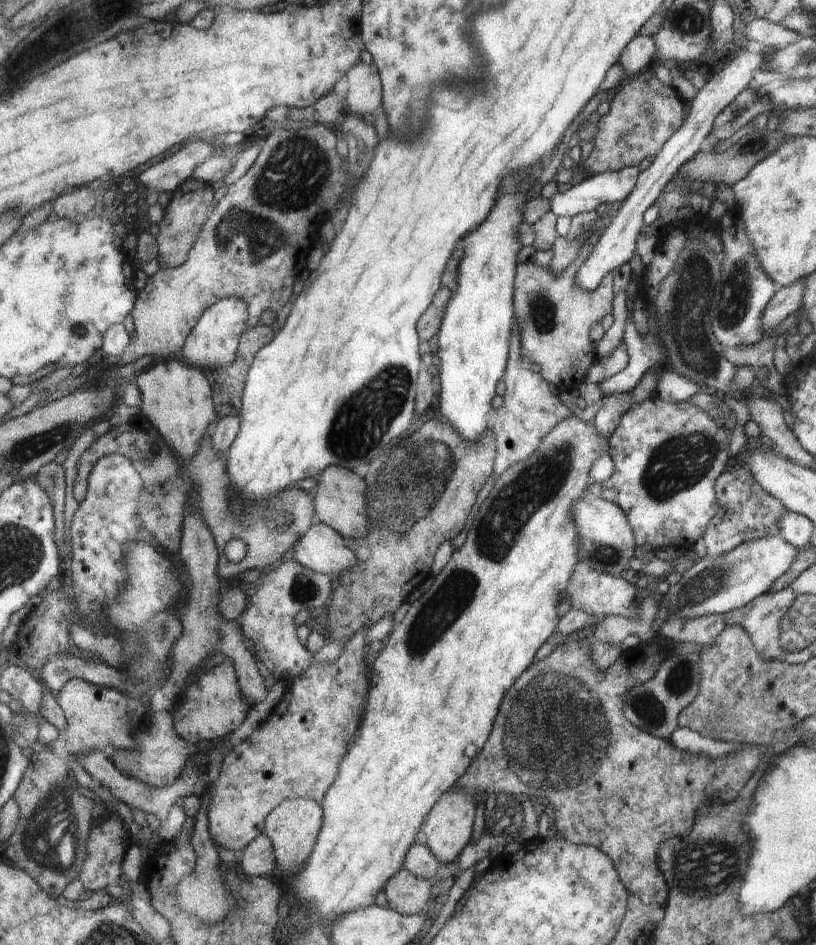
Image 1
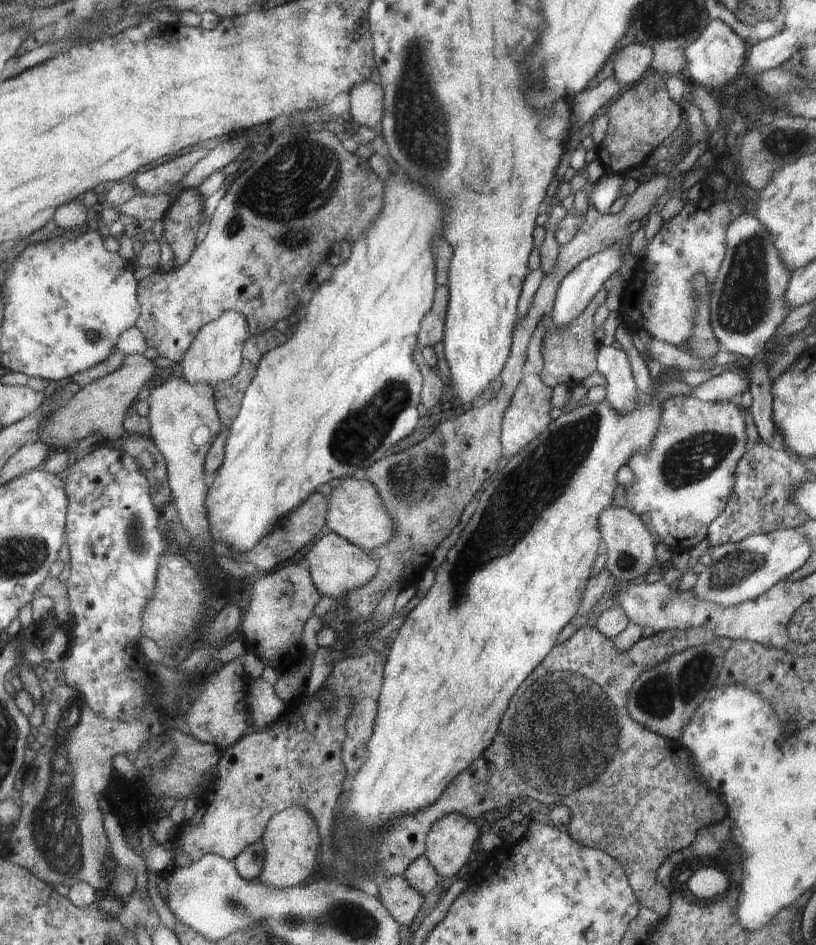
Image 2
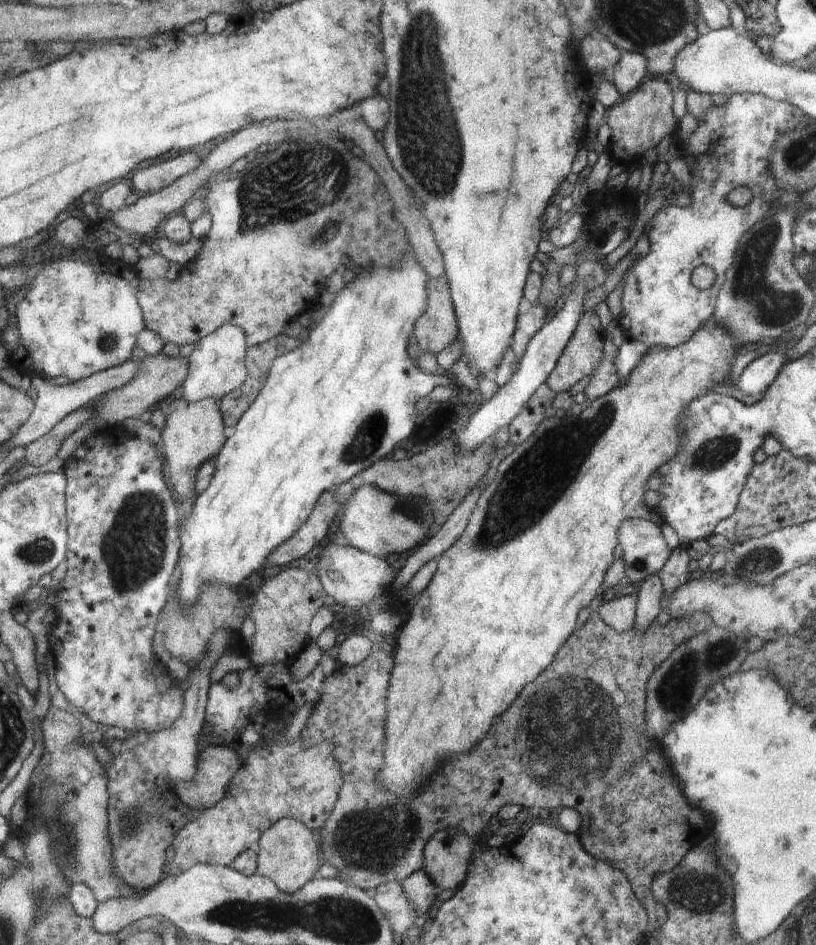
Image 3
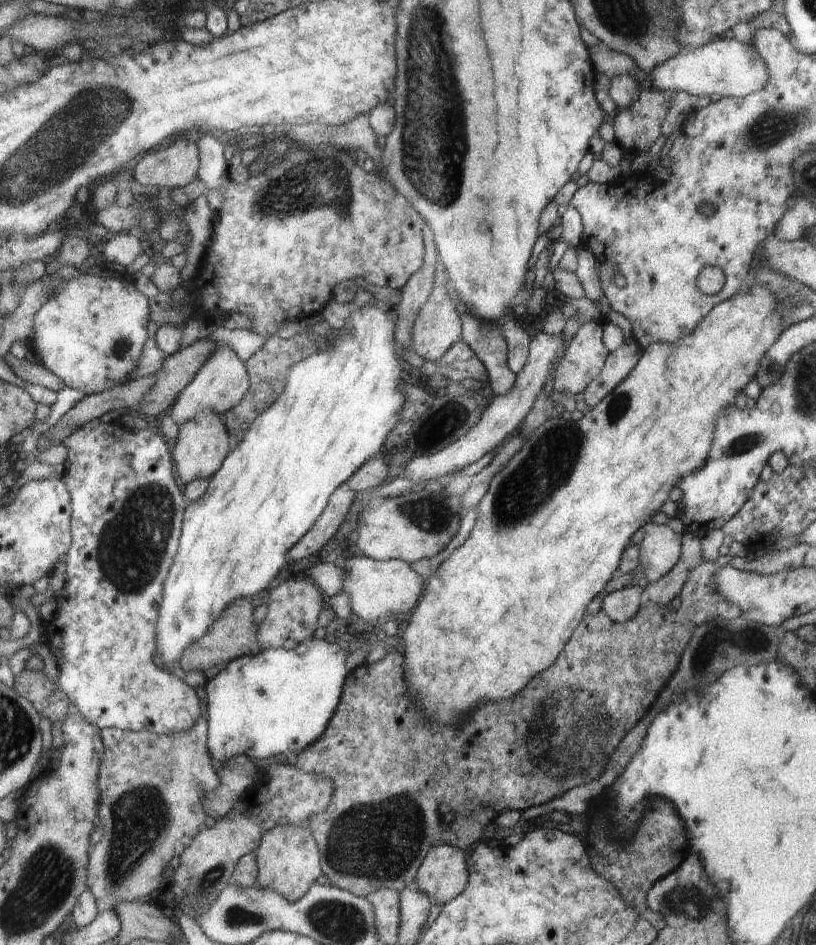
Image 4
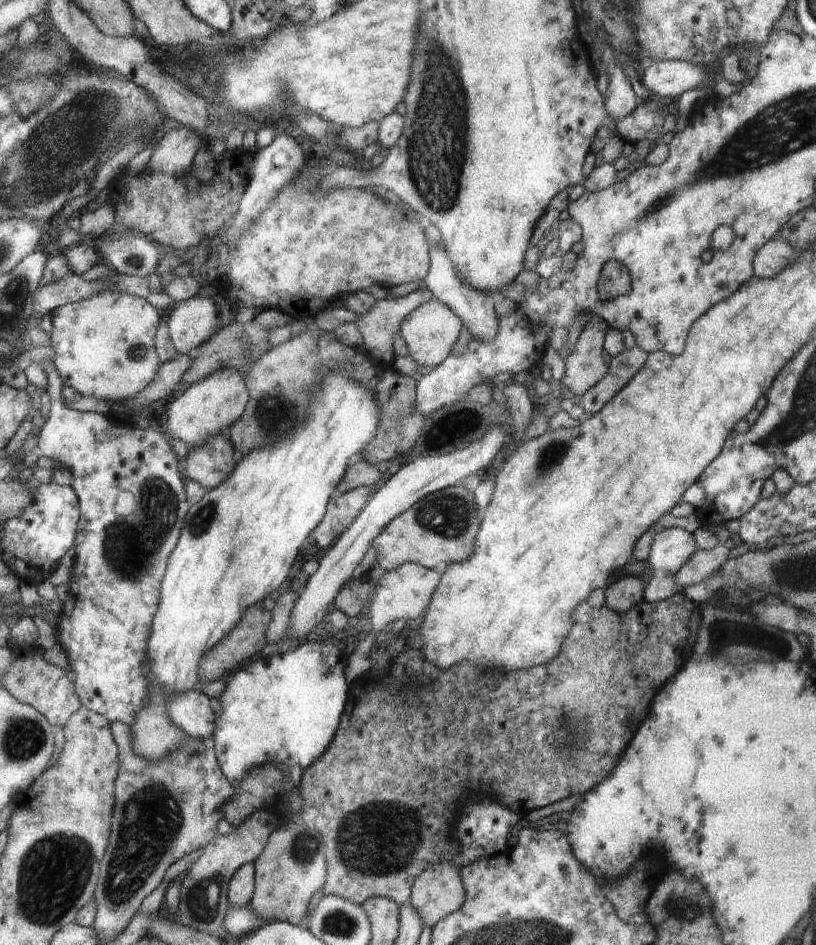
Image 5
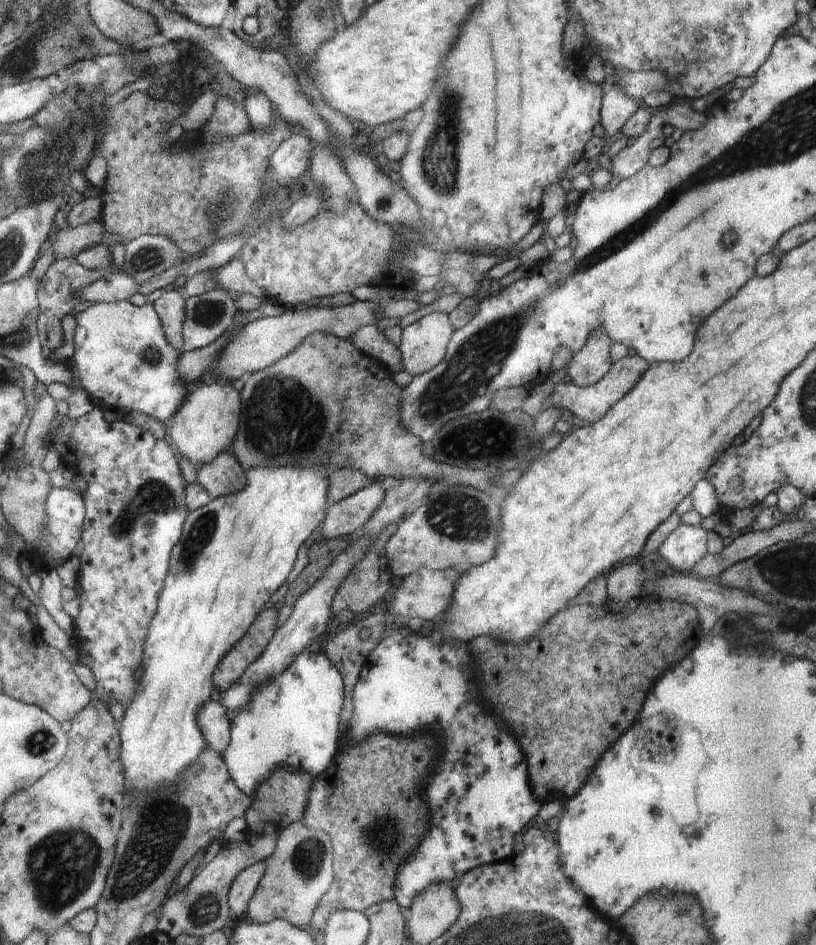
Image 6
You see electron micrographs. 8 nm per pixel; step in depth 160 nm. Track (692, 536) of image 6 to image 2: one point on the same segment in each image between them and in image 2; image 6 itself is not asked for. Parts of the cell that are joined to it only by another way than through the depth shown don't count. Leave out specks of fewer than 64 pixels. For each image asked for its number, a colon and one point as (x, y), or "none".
2: (629, 548)
3: (645, 552)
4: (659, 551)
5: (671, 548)

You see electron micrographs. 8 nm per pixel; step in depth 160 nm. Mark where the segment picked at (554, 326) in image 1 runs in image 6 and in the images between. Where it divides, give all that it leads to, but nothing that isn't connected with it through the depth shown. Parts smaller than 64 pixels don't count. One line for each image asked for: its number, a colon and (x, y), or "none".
2: (569, 355)
3: (583, 352)
4: (583, 361)
5: (588, 364)
6: (588, 367)

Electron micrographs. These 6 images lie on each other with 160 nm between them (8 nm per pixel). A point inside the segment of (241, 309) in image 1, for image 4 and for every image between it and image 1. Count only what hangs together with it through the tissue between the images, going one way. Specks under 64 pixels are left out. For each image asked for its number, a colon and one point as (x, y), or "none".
2: (215, 355)
3: (217, 366)
4: (221, 383)

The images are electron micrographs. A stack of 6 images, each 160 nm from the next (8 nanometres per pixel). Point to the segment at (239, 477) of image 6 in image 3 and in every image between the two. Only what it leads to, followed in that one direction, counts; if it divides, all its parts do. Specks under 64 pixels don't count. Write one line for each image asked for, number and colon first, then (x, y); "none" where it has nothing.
3: (194, 434)
4: (202, 447)
5: (213, 463)

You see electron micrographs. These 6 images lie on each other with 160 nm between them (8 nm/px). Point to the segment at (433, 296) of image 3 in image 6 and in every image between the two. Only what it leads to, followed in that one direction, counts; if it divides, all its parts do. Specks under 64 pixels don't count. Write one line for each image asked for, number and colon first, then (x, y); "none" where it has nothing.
4: (437, 328)
5: (430, 331)
6: (424, 344)

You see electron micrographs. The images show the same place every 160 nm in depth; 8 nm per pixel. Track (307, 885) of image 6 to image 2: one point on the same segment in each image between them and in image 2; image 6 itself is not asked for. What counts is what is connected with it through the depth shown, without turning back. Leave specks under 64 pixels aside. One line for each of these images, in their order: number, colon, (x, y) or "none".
2: (291, 840)
3: (288, 854)
4: (288, 862)
5: (291, 869)

